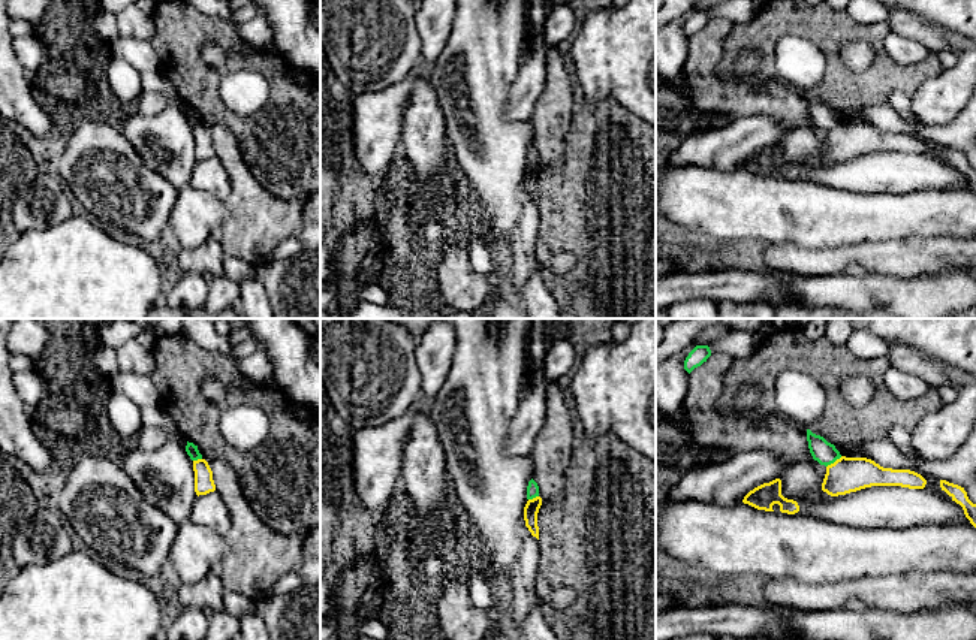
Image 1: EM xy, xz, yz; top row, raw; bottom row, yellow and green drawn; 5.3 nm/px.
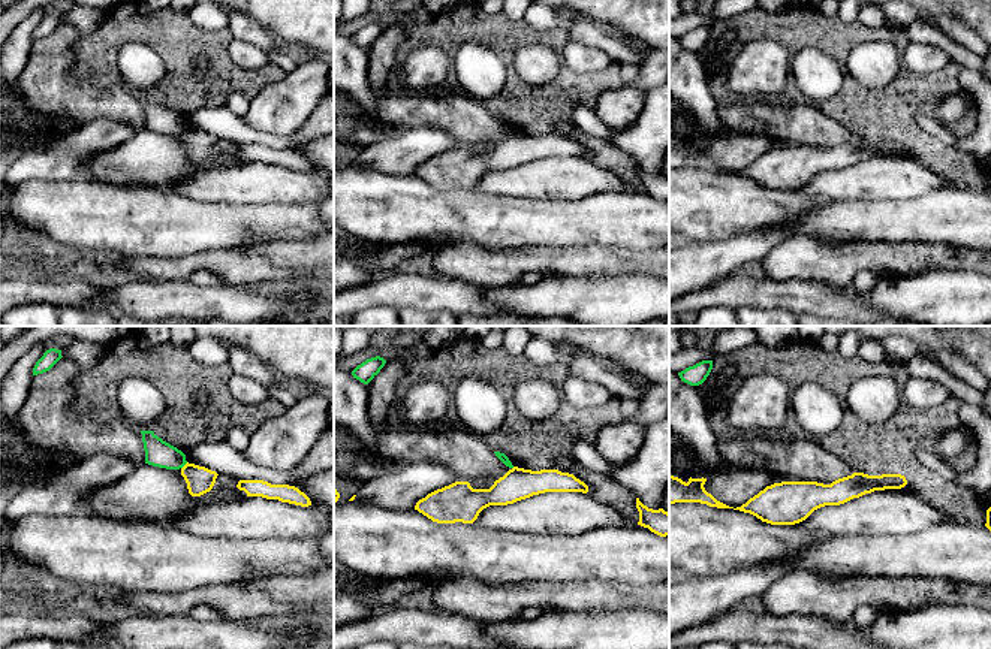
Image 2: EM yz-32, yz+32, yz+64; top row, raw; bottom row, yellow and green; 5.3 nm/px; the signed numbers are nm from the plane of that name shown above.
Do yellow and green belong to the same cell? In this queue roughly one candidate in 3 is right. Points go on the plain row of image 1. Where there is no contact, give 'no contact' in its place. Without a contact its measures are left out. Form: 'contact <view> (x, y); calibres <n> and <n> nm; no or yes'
contact yz (836, 126); calibres 190 and 120 nm; no

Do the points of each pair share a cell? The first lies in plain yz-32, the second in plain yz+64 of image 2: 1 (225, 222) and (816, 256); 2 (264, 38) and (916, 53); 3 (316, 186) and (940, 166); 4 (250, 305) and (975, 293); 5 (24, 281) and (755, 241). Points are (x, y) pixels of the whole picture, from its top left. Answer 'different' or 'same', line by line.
1: different
2: different
3: different
4: same
5: different

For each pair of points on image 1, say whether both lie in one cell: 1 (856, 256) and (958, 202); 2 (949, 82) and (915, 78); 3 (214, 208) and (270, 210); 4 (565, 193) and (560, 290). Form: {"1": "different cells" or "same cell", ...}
{"1": "different cells", "2": "different cells", "3": "different cells", "4": "same cell"}

